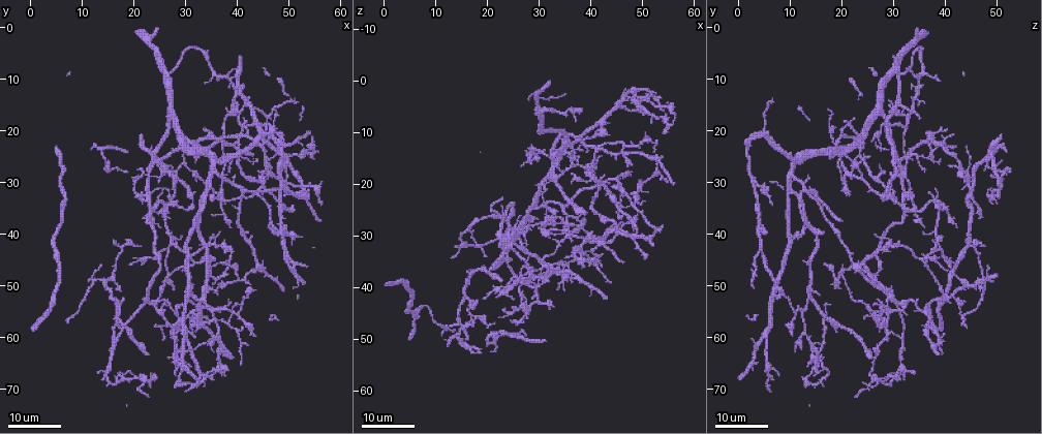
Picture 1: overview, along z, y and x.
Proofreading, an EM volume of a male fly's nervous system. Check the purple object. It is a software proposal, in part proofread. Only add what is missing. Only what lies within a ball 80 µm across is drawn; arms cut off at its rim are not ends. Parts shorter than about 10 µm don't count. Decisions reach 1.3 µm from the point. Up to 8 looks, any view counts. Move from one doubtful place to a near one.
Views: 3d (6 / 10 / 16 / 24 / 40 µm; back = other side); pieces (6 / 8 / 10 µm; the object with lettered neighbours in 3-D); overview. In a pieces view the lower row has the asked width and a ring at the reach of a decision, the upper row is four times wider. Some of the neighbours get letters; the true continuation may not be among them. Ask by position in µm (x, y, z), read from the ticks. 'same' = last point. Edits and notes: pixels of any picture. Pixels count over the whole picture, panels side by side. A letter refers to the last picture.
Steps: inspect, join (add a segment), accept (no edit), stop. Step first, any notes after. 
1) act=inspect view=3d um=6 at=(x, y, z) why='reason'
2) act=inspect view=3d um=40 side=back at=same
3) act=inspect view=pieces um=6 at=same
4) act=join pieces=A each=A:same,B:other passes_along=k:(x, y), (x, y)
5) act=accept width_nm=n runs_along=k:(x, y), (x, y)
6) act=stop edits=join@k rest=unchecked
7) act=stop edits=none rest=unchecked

act=inspect view=3d um=24 at=(31.0, 42.5, 38.0)

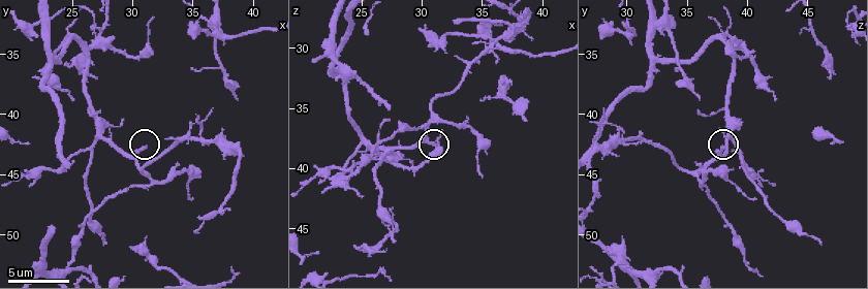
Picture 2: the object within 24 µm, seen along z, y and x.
act=inspect view=pieces um=6 at=(31.0, 42.8, 38.0)

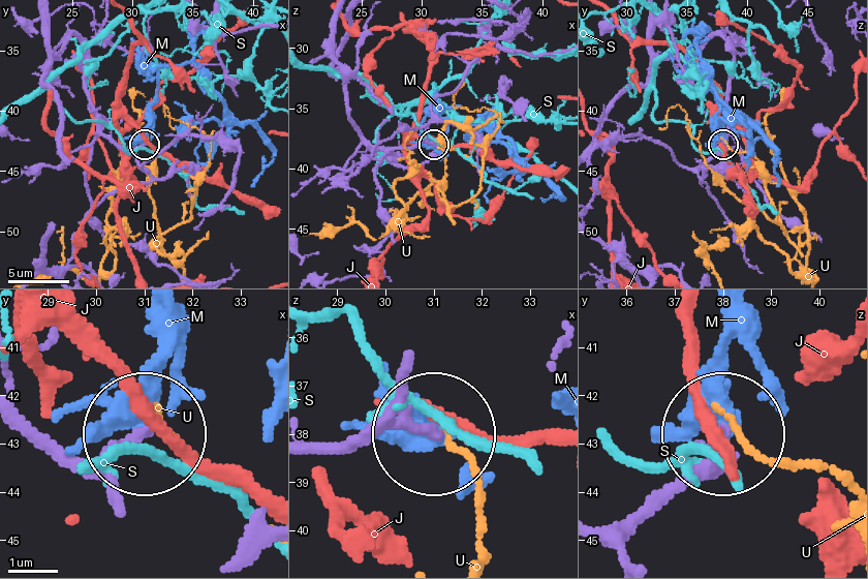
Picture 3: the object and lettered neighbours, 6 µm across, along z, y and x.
act=accept each=J:other,M:other,S:other,U:other runs_along=3:(315, 453), (434, 428) found='no lettered segment goes on from it'

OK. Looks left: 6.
act=inspect view=3d um=24 at=(28.5, 23.0, 42.0) why='an open end'

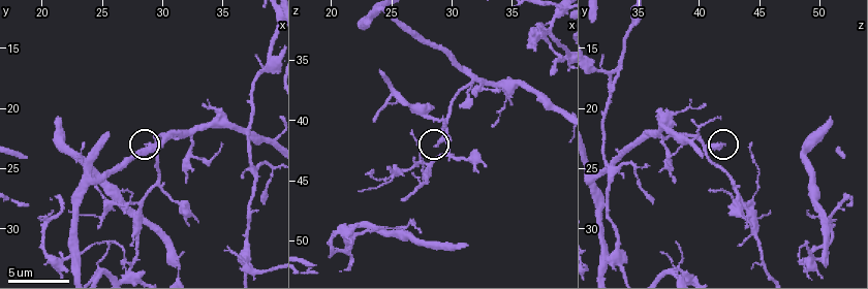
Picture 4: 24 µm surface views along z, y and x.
act=inspect view=pieces um=6 at=(28.6, 22.8, 42.0)

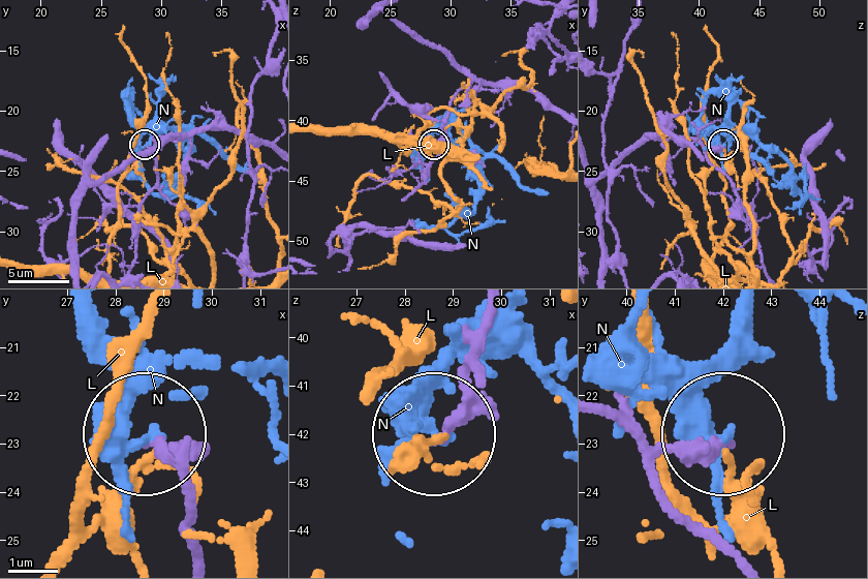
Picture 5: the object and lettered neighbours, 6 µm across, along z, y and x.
act=accept width_nm=230 each=L:other,N:other runs_along=5:(493, 309), (464, 408), (435, 429) found='none of them fits'

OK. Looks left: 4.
act=inspect view=3d um=6 at=(38.2, 27.8, 36.2) why='free end'

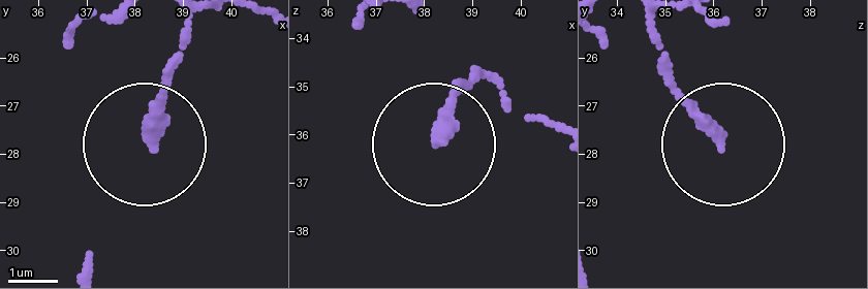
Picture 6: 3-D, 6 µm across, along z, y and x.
act=inspect view=pieces um=8 at=(38.40, 27.80, 36.15)

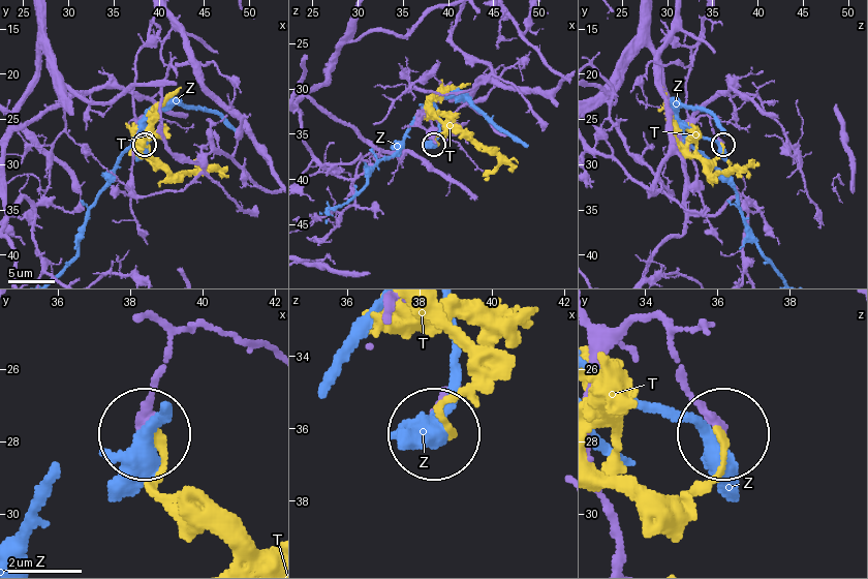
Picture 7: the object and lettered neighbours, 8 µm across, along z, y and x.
act=accept each=T:other,Z:other runs_along=7:(149, 322), (164, 331), (167, 349), (143, 430) found='none of them fits'

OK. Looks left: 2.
act=inspect view=pieces um=8 at=(32.2, 29.8, 44.4) why='thin end'

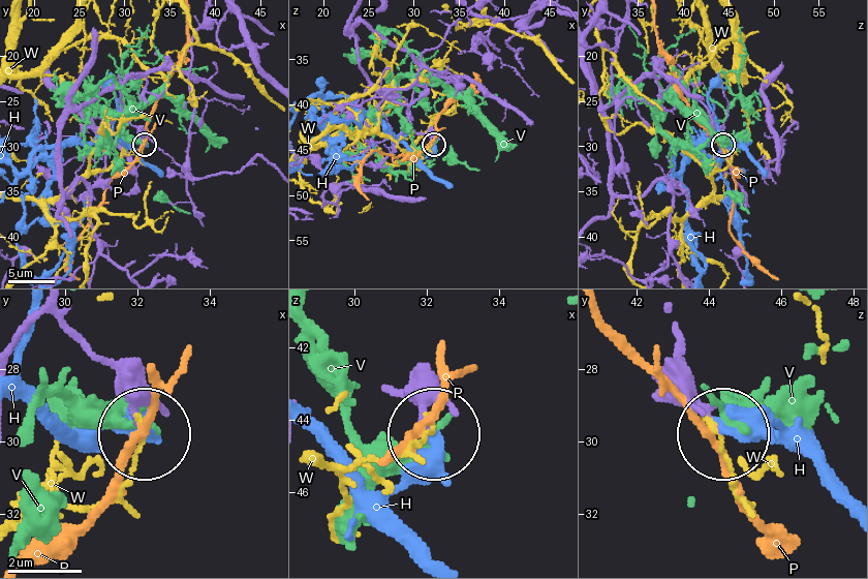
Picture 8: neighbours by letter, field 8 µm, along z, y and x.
act=accept width_nm=130 each=H:other,P:other,V:other,W:other found='no lettered segment goes on from it'

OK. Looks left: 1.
act=stop edits=none rest=unchecked

